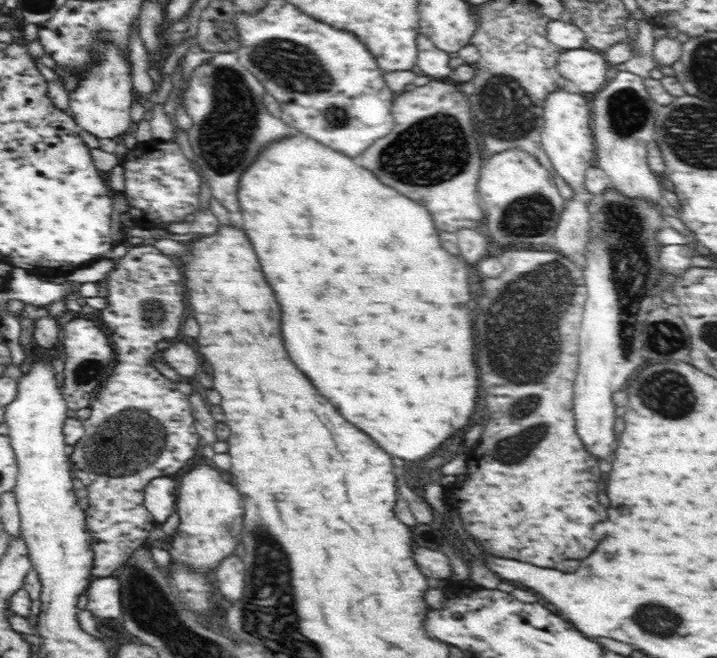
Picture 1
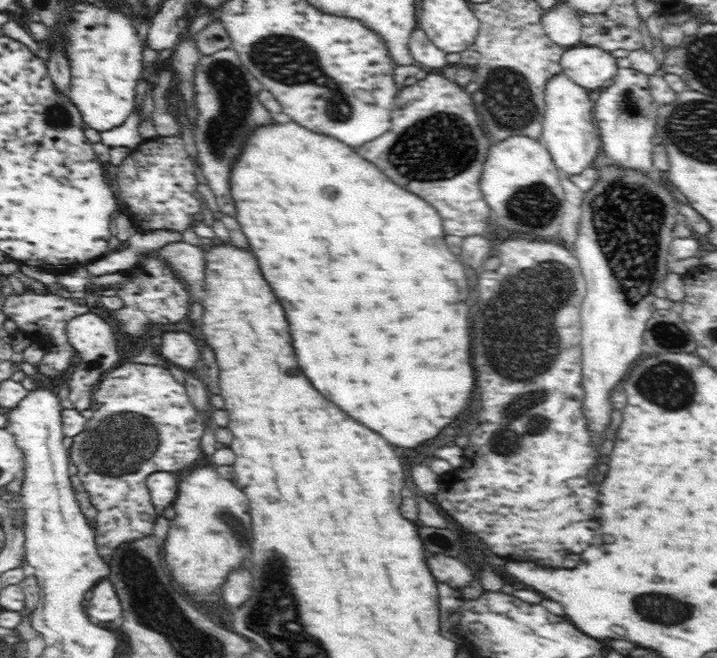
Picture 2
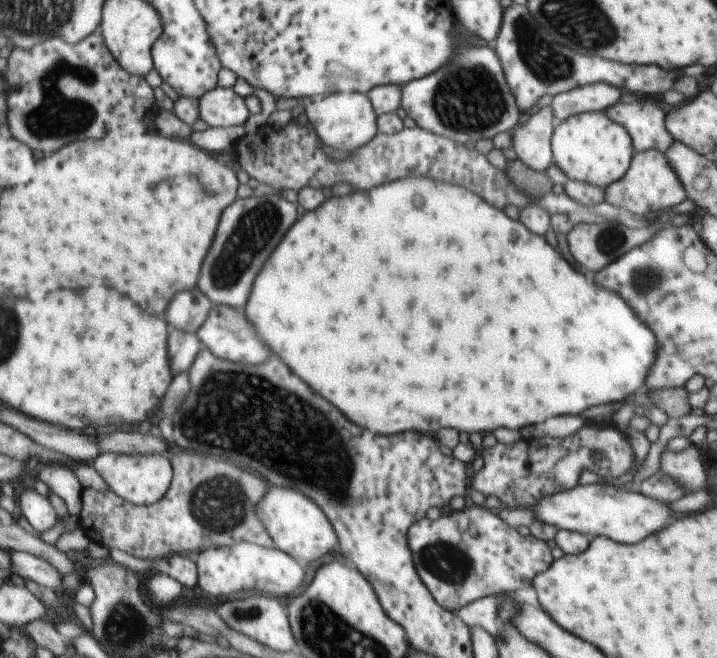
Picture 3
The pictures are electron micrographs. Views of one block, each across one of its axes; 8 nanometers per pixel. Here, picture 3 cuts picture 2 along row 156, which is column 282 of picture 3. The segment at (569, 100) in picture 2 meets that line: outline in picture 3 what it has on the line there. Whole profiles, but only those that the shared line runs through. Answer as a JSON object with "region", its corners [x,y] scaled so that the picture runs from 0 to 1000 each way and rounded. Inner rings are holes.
{"region":[[[343,822],[322,827],[319,831],[293,831],[272,848],[279,897],[290,906],[310,909],[335,897],[363,897],[372,906],[406,903],[424,881],[424,862],[407,845],[385,834],[371,833]]]}

